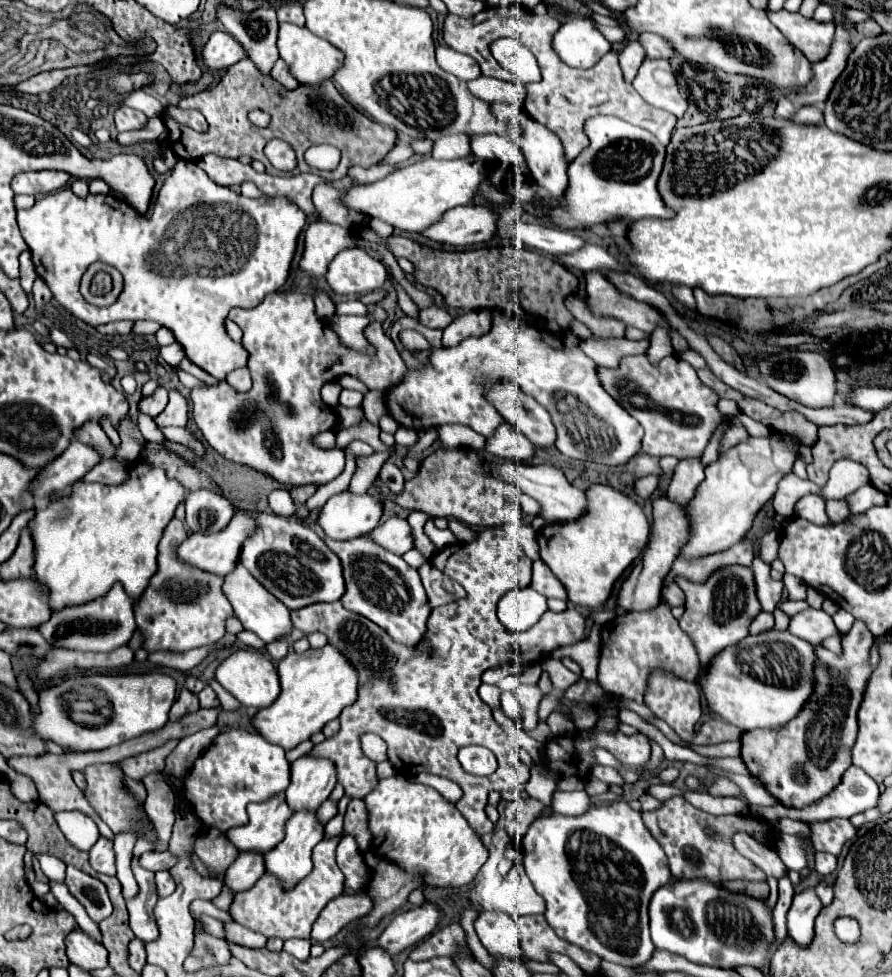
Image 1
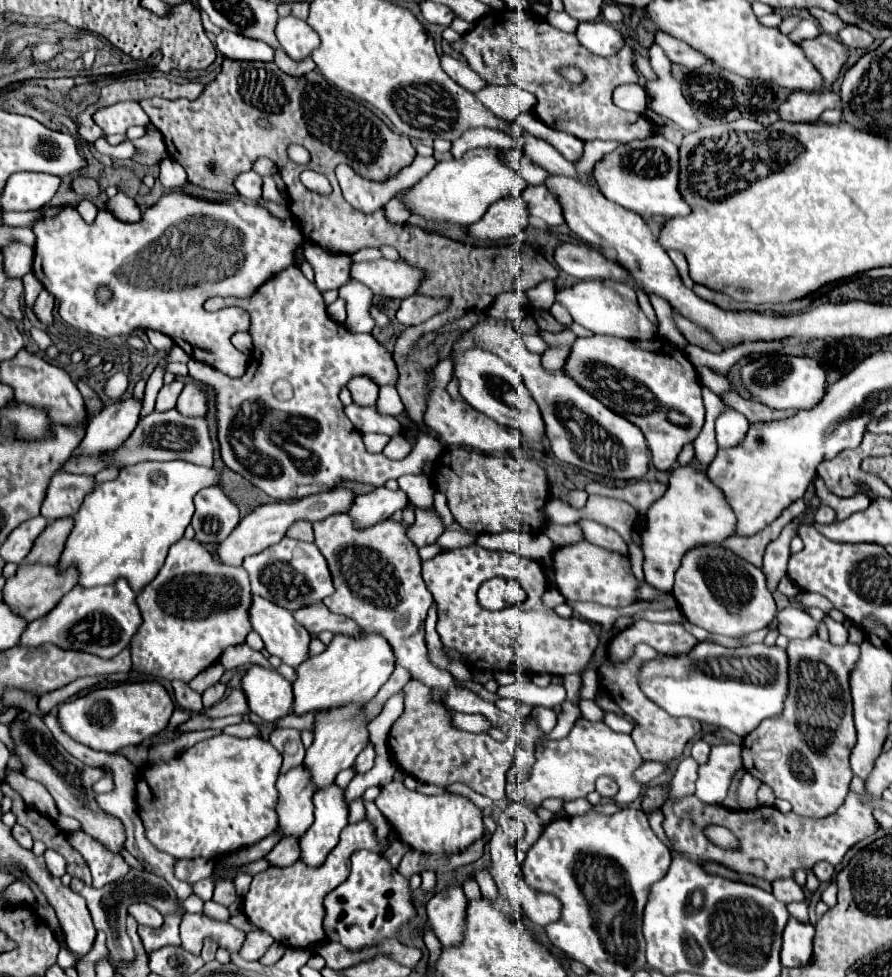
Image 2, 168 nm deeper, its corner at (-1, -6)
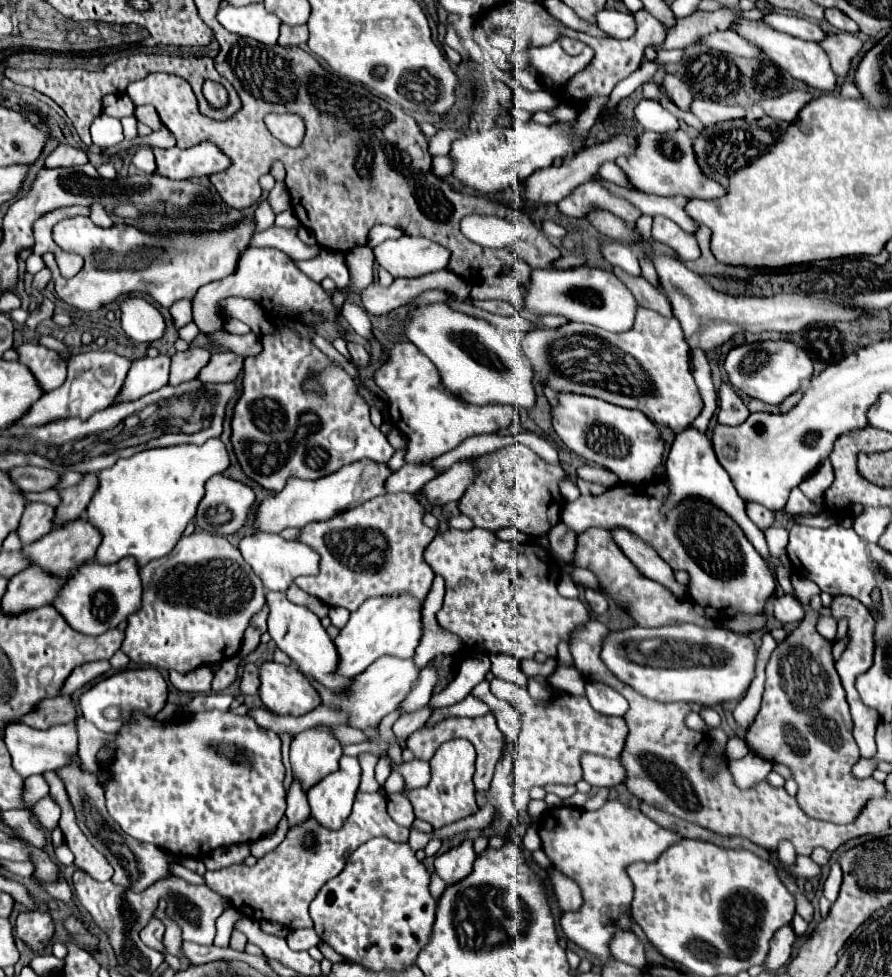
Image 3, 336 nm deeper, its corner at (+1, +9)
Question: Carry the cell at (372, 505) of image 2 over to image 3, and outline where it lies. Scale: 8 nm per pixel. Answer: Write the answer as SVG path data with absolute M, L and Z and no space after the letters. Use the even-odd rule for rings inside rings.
M427 461L427 463L405 463L399 471L395 471L385 481L385 489L389 493L399 493L399 491L415 493L415 489L421 489L427 481L435 479L437 475L439 475L439 471L433 467L431 461Z

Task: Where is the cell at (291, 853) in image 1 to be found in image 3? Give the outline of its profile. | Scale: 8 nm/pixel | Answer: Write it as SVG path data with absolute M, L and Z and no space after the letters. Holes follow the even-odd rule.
M343 755L339 769L309 789L311 815L329 829L339 829L351 813L351 805L361 781L357 757Z

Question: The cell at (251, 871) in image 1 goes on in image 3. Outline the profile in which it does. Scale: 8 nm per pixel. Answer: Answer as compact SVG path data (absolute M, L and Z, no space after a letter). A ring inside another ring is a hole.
M291 781L289 793L287 793L287 819L289 825L297 825L301 821L305 821L309 817L311 809L309 809L309 801L307 801L307 793L303 791L299 781Z

